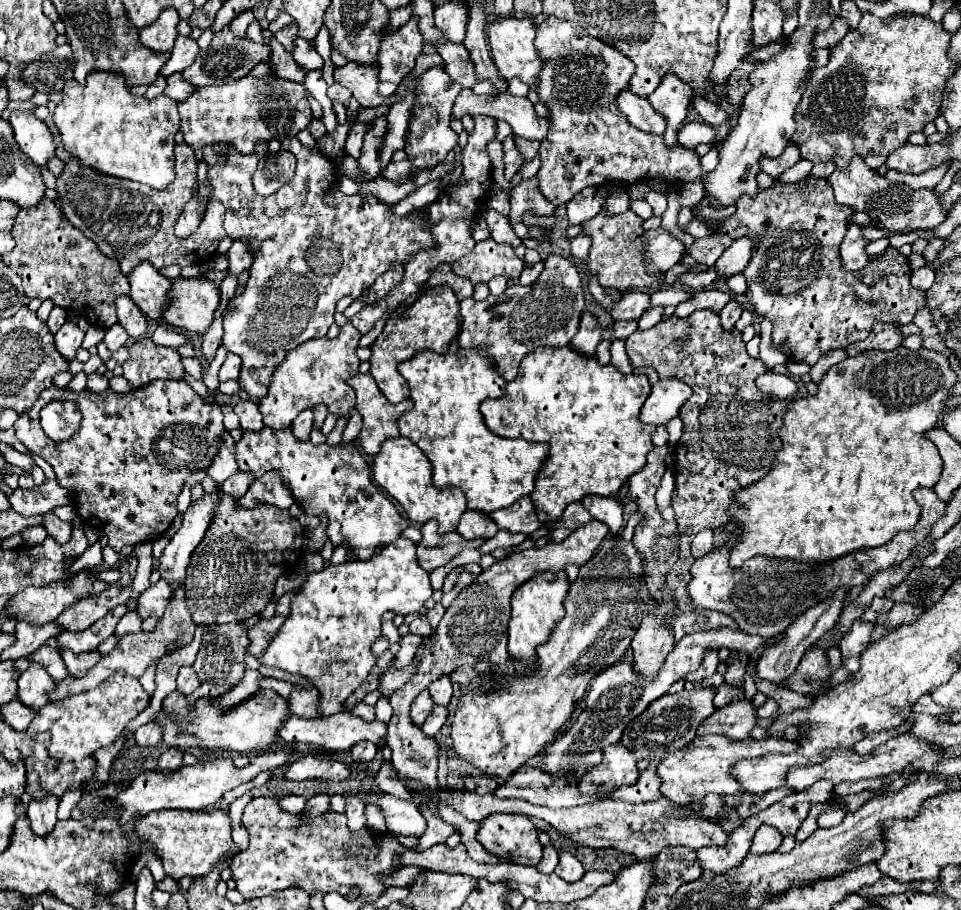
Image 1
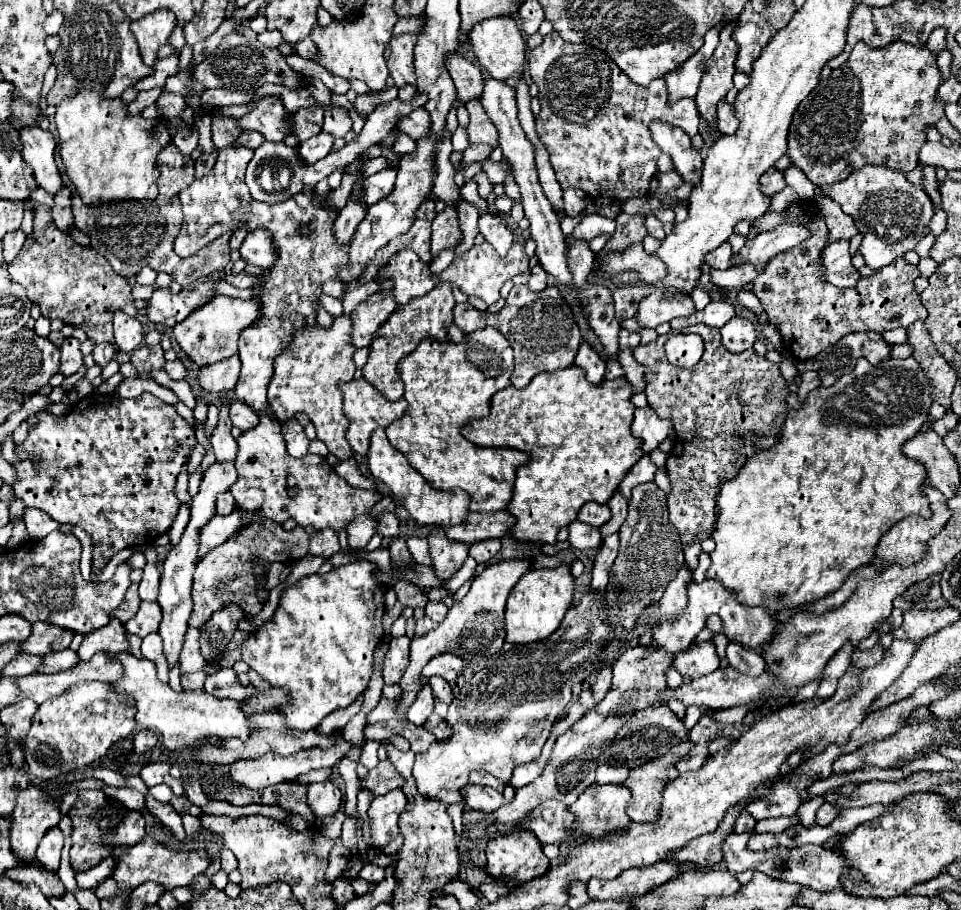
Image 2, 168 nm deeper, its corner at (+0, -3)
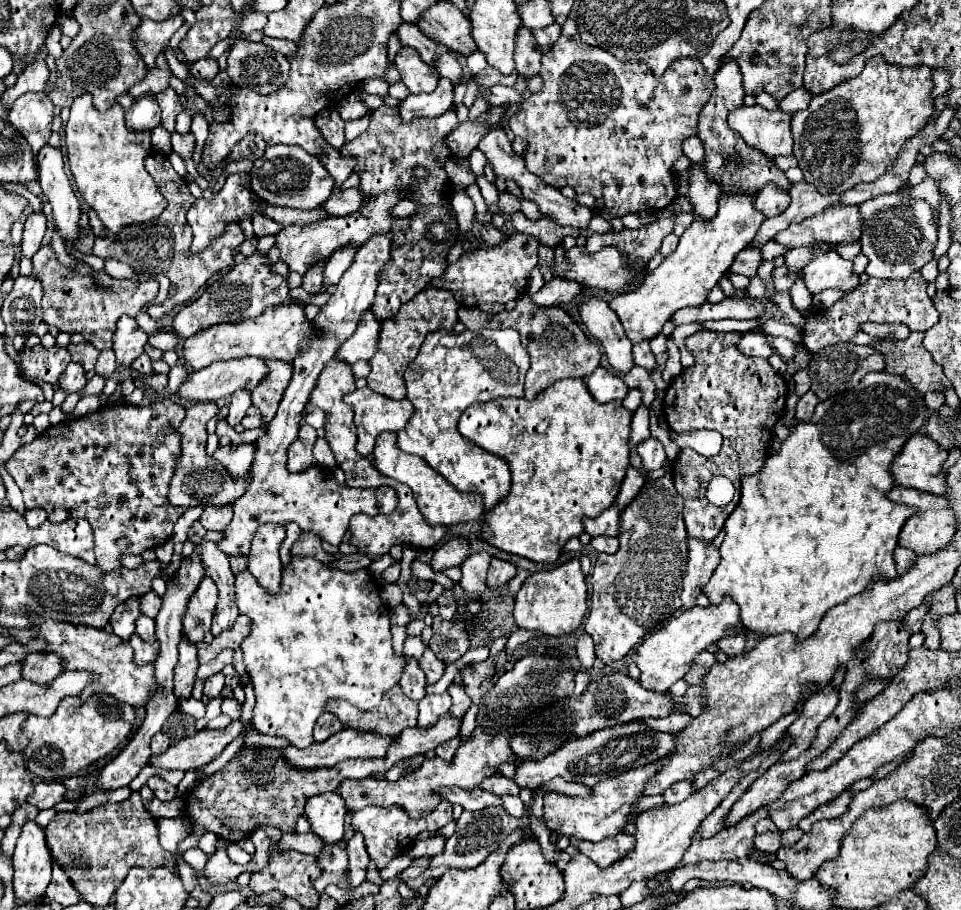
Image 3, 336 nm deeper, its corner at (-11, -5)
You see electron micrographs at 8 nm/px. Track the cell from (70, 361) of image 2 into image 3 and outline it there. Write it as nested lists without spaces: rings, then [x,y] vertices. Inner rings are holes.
[[[71,361],[67,365],[67,369],[63,371],[61,379],[59,379],[59,385],[67,391],[67,393],[73,393],[73,391],[81,391],[87,383],[87,377],[85,377],[85,369],[81,363],[75,363]]]

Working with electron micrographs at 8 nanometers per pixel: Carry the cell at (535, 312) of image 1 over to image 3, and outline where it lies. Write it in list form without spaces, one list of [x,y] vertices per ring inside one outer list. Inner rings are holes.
[[[527,293],[517,299],[517,307],[513,311],[501,311],[495,315],[485,313],[479,307],[459,307],[459,321],[471,331],[507,327],[519,331],[521,341],[531,355],[531,369],[525,377],[525,399],[533,399],[539,391],[547,389],[559,379],[585,379],[593,373],[595,367],[599,367],[601,361],[599,347],[591,343],[583,329],[561,307],[539,307],[537,303],[531,303]]]

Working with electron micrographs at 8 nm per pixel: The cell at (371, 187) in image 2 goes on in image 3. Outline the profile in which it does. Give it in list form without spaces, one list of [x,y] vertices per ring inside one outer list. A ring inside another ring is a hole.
[[[347,189],[331,193],[323,207],[327,209],[329,215],[351,215],[359,211],[359,207],[363,207],[363,201],[367,201],[367,197],[359,189]]]

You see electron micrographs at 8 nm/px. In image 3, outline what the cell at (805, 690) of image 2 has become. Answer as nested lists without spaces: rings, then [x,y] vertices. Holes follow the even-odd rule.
[[[794,710],[789,715],[781,717],[773,725],[770,725],[767,729],[763,730],[761,735],[761,741],[759,743],[760,750],[764,751],[771,747],[771,745],[778,742],[782,738],[783,732],[787,731],[787,728],[799,718],[802,711]]]

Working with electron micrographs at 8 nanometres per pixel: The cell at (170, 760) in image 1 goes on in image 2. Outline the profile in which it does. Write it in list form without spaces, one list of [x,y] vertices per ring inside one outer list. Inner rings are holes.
[[[168,761],[148,763],[148,765],[140,771],[140,777],[142,777],[142,781],[146,783],[146,787],[154,787],[154,785],[160,785],[160,783],[174,785],[174,779],[168,775],[170,767],[172,767],[172,765],[170,765]]]

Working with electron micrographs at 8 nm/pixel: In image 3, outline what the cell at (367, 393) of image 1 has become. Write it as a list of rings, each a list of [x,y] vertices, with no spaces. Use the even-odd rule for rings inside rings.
[[[369,387],[355,389],[345,397],[345,403],[353,403],[357,425],[357,451],[367,457],[373,453],[375,439],[383,431],[399,431],[407,425],[415,407],[409,399],[395,401]]]

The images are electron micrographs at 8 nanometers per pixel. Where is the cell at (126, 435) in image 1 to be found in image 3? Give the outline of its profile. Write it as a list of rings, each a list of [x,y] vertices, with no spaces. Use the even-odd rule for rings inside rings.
[[[171,399],[155,401],[149,407],[107,403],[79,419],[67,419],[59,425],[51,425],[31,443],[21,445],[5,467],[19,485],[27,509],[45,509],[49,521],[53,523],[61,523],[67,517],[87,519],[95,533],[97,567],[113,571],[119,569],[123,553],[141,555],[143,551],[169,541],[173,537],[175,521],[187,511],[187,507],[171,507],[171,503],[167,503],[167,487],[171,483],[171,475],[175,473],[175,459],[179,459],[181,451],[177,429],[183,417],[185,407],[173,403]]]

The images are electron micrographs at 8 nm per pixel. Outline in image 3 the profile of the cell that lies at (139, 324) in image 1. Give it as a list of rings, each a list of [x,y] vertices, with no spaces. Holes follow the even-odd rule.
[[[123,315],[117,321],[117,331],[115,331],[115,355],[119,365],[129,365],[133,359],[137,359],[147,345],[147,333],[137,325],[135,319]]]

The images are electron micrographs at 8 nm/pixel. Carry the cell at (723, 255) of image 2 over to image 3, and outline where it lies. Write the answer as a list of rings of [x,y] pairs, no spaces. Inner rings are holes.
[[[745,247],[745,249],[735,257],[735,261],[733,261],[733,265],[731,265],[729,271],[739,273],[739,275],[745,275],[745,277],[751,277],[751,275],[757,273],[757,267],[759,267],[761,259],[763,259],[763,257],[761,257],[759,249],[755,249],[755,247]]]

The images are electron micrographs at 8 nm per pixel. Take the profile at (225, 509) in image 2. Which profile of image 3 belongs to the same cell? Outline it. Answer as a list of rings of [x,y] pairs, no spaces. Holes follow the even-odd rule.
[[[227,503],[227,507],[207,507],[201,515],[201,525],[207,531],[223,531],[231,519],[233,519],[233,503]]]

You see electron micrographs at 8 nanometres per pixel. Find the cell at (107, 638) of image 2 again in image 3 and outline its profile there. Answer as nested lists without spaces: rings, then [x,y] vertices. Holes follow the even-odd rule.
[[[135,633],[131,635],[129,645],[134,651],[134,658],[142,659],[142,664],[137,664],[139,666],[155,662],[155,657],[159,654],[159,641],[154,642],[153,645],[151,643],[143,643],[143,639],[139,639],[139,635],[135,635]]]

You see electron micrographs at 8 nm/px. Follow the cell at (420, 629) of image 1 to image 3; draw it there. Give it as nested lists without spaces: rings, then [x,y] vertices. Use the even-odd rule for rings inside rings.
[[[433,617],[433,639],[429,641],[429,649],[447,663],[457,661],[469,649],[469,635],[461,625]]]

